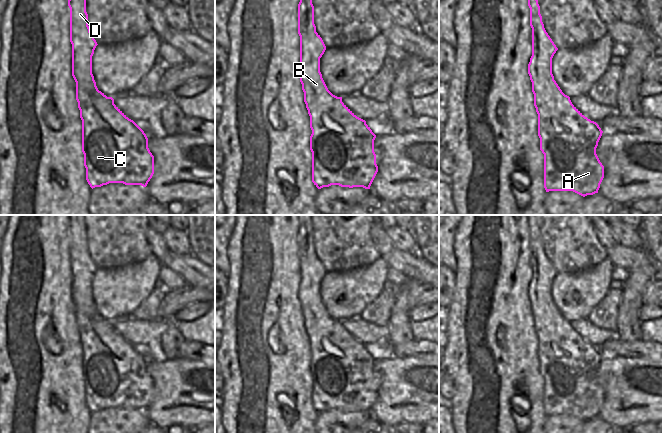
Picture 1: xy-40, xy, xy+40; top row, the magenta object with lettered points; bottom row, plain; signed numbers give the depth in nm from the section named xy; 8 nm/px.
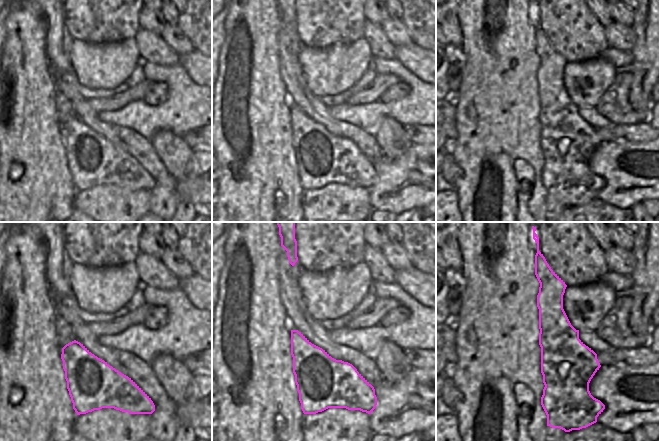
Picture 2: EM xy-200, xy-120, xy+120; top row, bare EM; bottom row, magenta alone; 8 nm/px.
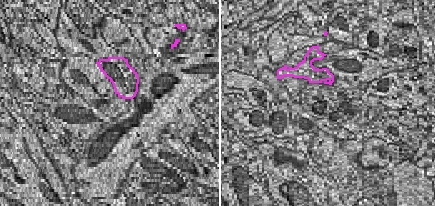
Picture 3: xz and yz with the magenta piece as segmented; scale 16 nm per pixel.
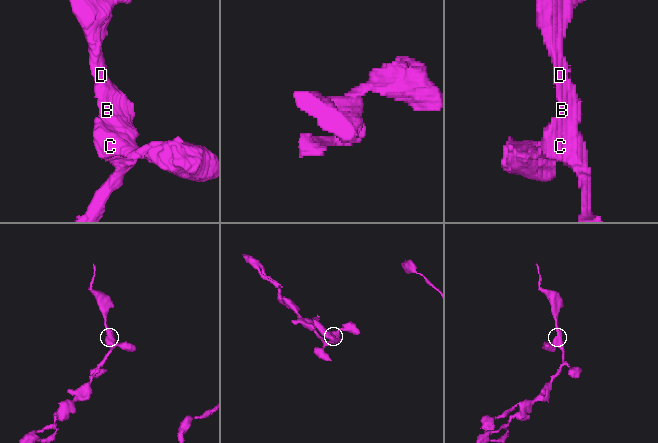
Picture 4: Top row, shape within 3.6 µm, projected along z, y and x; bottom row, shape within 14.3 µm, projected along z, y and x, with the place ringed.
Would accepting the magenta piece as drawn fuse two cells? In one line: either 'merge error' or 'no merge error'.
no merge error

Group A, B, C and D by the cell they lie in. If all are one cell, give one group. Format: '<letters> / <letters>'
A B C D

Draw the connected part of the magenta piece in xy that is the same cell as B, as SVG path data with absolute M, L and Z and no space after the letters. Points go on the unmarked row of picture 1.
M310 215L297 216L300 224L298 228L298 258L300 260L298 298L312 354L310 360L312 406L318 413L331 409L370 413L378 396L374 376L376 359L365 344L357 341L342 326L342 321L337 321L328 314L320 296L320 282L324 278L326 270L316 256L312 218Z

